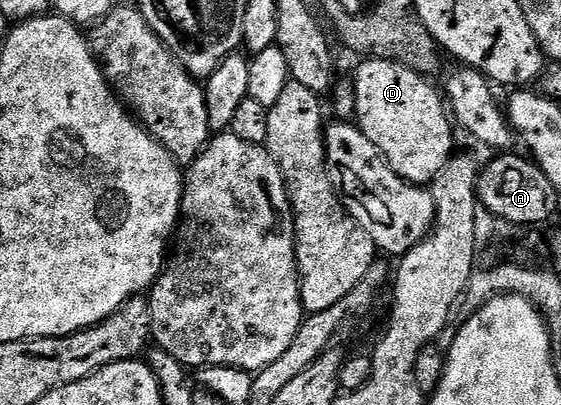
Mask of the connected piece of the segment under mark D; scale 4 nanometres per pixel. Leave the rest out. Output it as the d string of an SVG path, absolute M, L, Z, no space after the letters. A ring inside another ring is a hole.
M364 59L363 64L355 72L355 84L353 93L355 95L354 119L357 127L377 146L380 154L387 159L387 164L397 173L402 180L408 184L420 186L430 185L432 180L441 174L441 166L450 160L453 155L455 140L451 137L453 120L445 107L444 97L431 85L428 77L401 66L397 62L388 60Z

